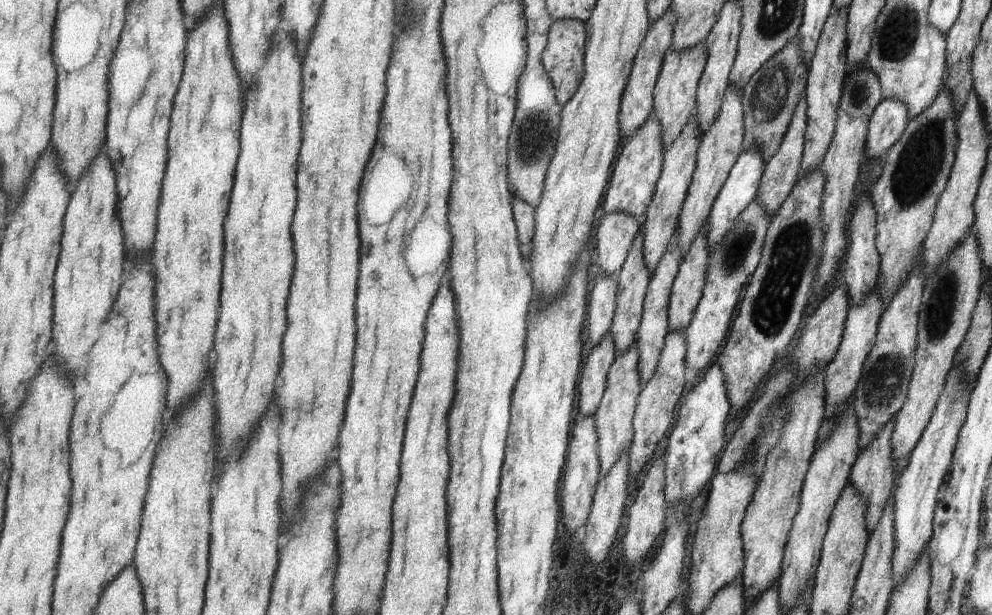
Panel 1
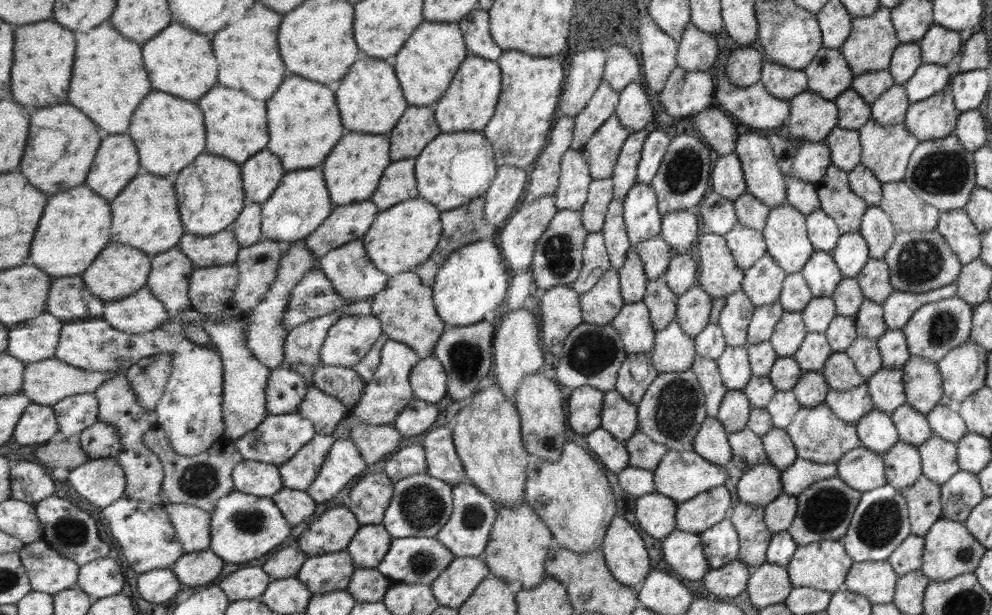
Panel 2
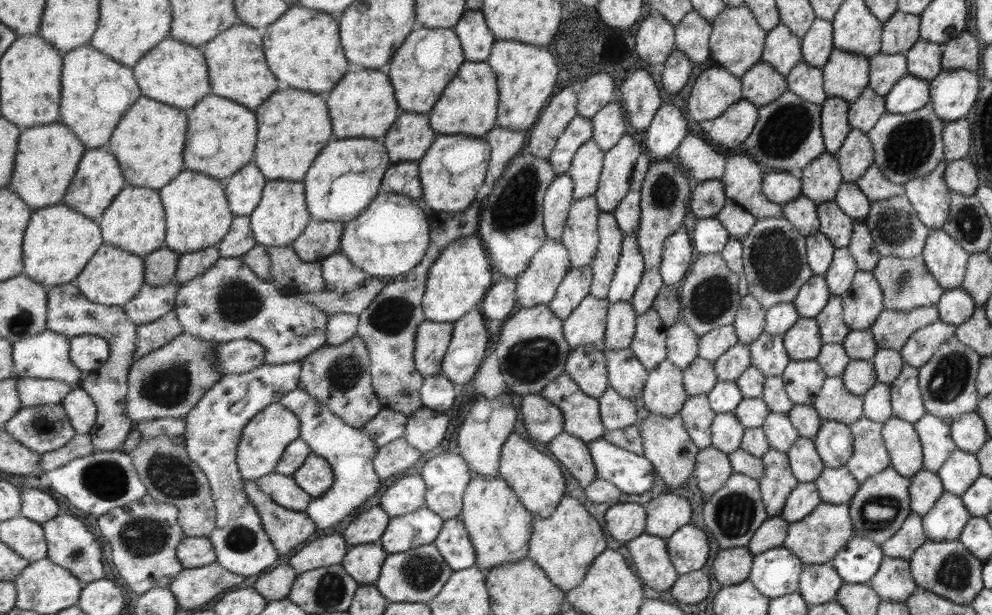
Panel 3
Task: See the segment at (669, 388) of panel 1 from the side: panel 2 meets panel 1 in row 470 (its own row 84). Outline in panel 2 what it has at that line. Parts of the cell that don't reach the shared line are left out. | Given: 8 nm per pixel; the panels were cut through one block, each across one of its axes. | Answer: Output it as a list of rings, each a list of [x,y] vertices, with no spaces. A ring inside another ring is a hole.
[[[635,81],[628,88],[620,92],[620,101],[616,115],[624,123],[624,127],[632,132],[643,130],[653,120],[653,106],[649,100],[649,94],[641,86],[641,82]]]

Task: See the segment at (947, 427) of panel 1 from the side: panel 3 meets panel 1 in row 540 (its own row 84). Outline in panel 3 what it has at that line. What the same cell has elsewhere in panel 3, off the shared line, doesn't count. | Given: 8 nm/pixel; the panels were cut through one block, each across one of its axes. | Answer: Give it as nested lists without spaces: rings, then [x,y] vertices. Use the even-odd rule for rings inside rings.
[[[904,75],[884,96],[884,109],[889,114],[907,114],[928,102],[929,82]]]

